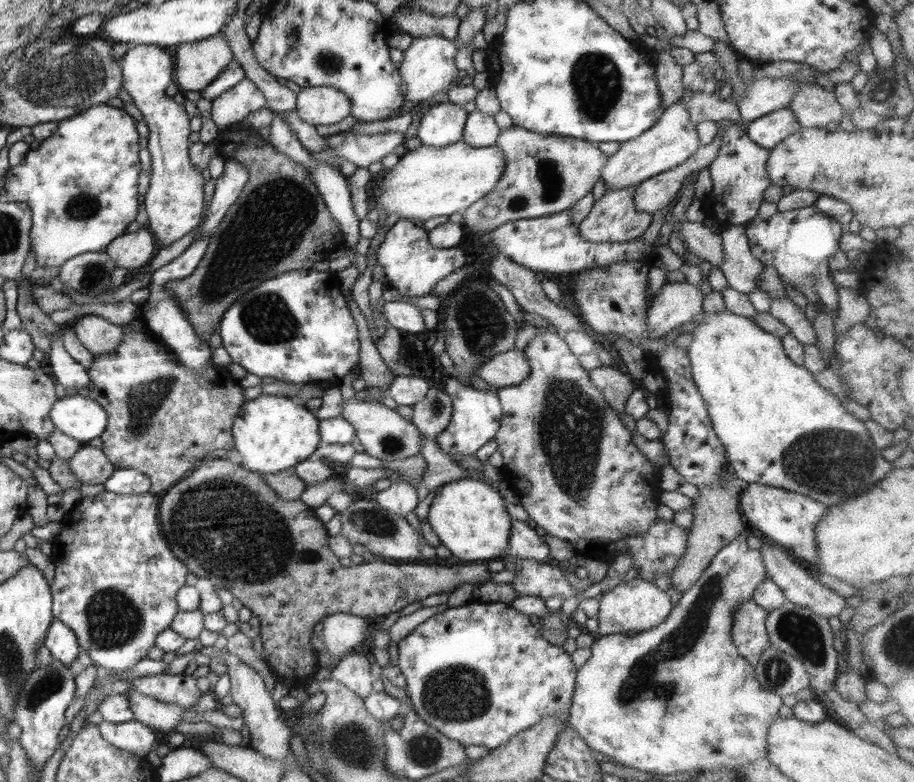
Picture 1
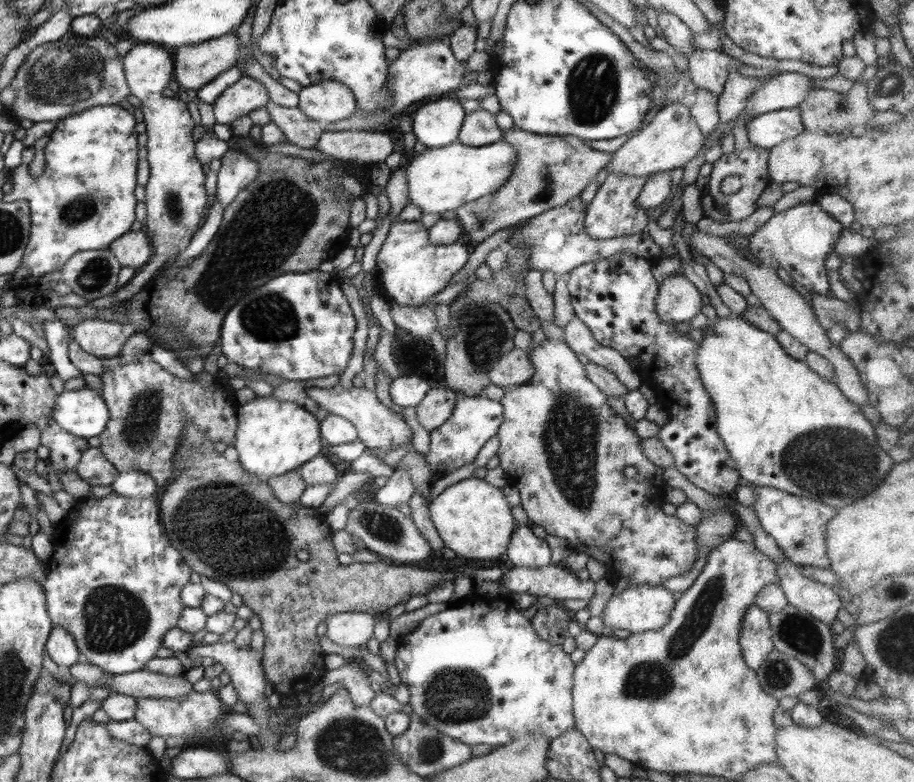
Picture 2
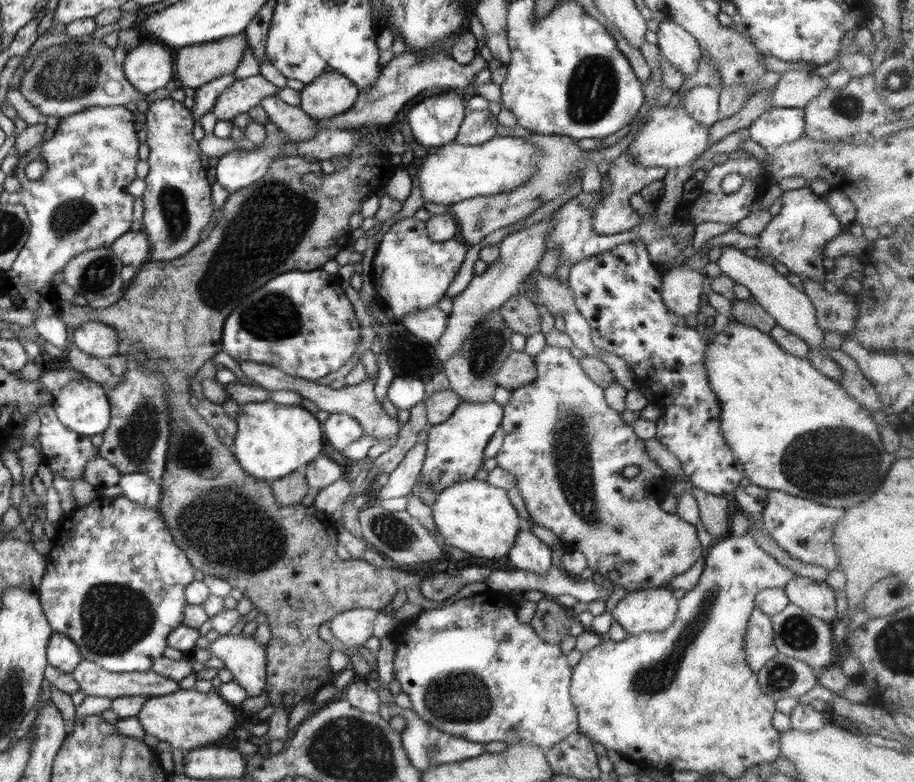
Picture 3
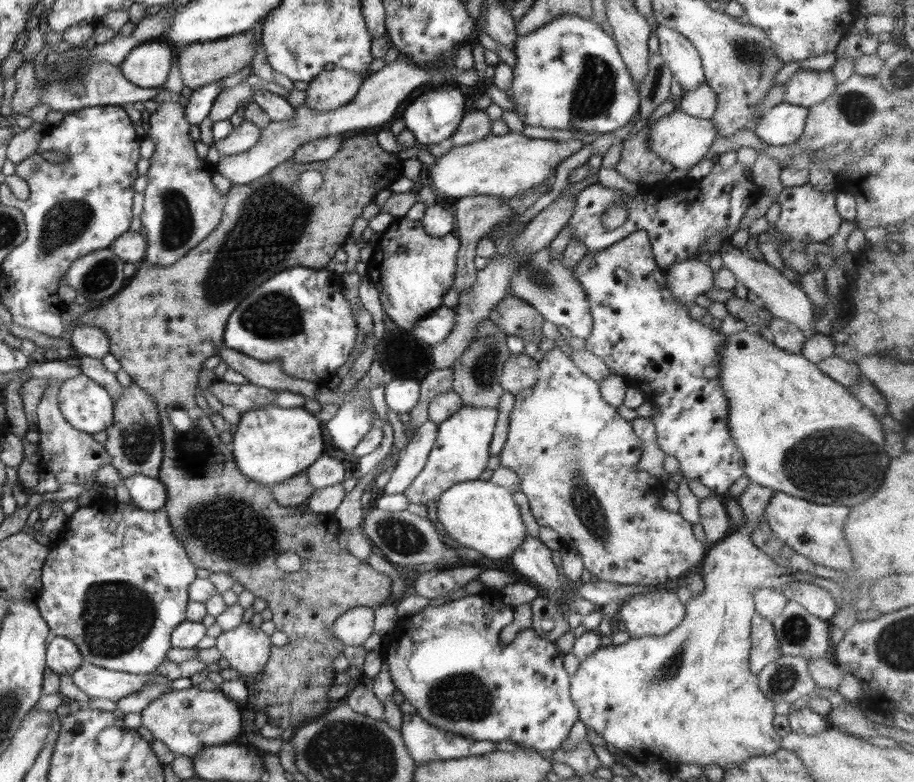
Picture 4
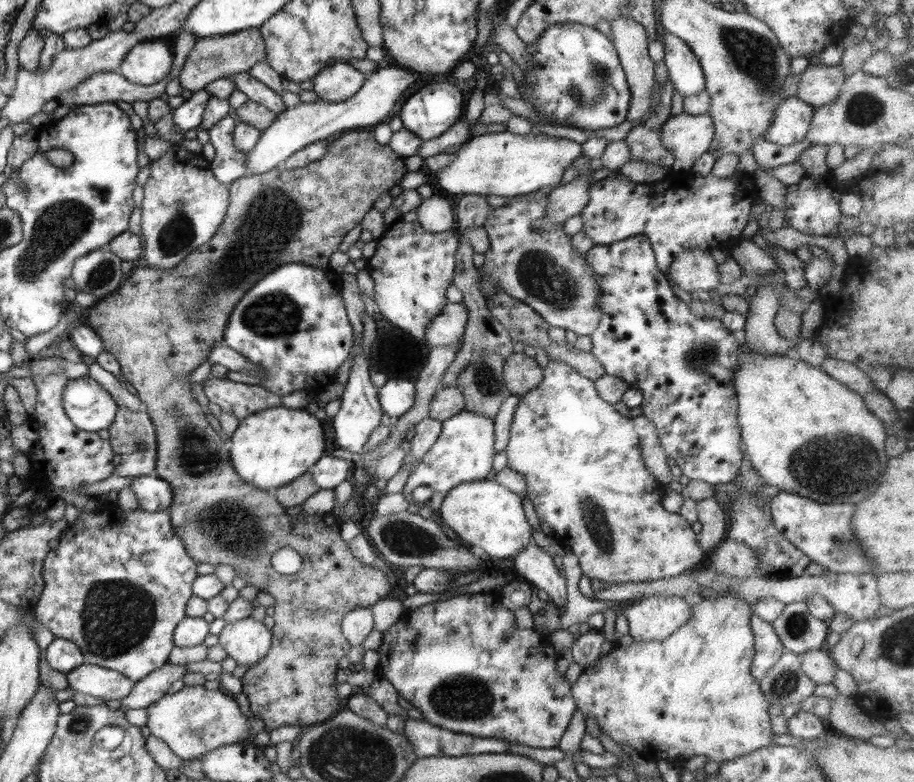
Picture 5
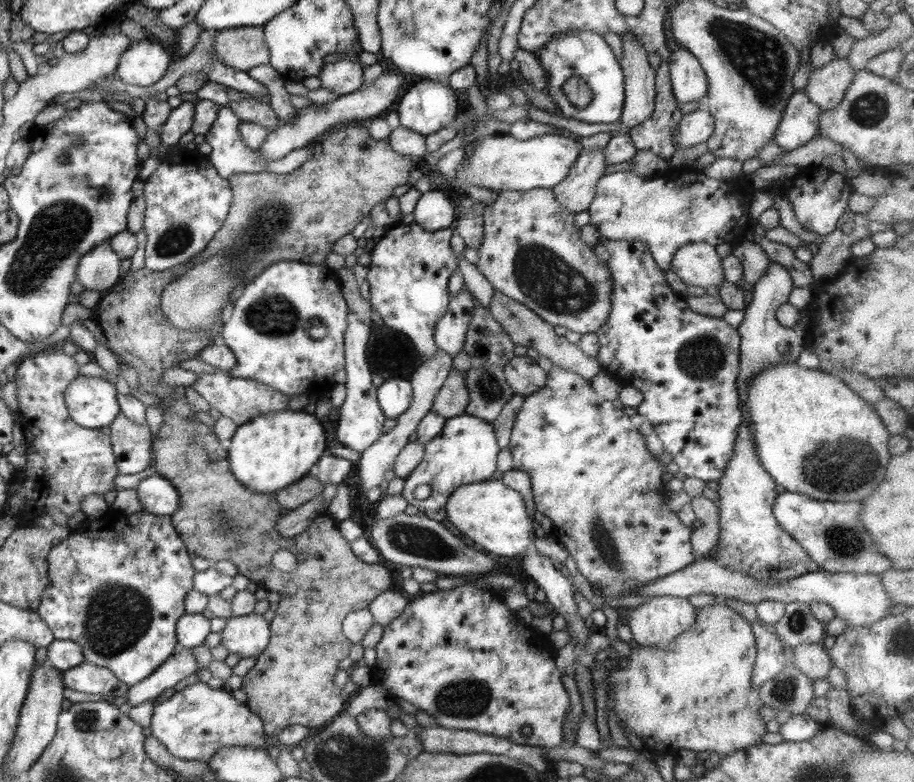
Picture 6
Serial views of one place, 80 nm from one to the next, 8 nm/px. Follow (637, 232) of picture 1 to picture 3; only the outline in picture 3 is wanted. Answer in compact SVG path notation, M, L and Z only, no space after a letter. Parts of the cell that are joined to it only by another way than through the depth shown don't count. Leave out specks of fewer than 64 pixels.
M623 151L622 154L610 164L608 177L610 181L612 181L612 185L610 185L608 189L601 191L603 195L601 196L599 204L596 205L593 214L592 228L594 228L594 232L598 232L600 236L622 234L622 232L632 230L636 224L640 224L640 214L630 205L630 197L632 194L640 192L651 182L663 180L668 171L666 168L644 168L644 166L640 166L640 164L636 164L636 162L632 160L630 152Z

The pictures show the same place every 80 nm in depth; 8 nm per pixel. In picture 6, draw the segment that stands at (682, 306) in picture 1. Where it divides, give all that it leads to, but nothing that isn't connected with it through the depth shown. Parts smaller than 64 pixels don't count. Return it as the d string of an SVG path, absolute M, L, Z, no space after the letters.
M706 242L680 246L674 253L671 269L688 286L719 286L725 281L716 247Z

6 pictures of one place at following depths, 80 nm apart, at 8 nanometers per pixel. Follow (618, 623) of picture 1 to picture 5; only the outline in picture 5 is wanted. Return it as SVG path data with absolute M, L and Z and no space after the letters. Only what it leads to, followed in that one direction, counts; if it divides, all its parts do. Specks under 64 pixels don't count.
M664 596L631 602L622 612L634 641L662 643L690 621L690 608L682 597Z

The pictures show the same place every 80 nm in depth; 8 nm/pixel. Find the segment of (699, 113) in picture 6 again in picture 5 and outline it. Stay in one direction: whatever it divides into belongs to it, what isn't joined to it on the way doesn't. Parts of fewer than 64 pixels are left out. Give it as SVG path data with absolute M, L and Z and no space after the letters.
M708 114L670 116L662 127L662 146L674 154L671 170L690 173L694 163L709 150L714 140L714 124Z

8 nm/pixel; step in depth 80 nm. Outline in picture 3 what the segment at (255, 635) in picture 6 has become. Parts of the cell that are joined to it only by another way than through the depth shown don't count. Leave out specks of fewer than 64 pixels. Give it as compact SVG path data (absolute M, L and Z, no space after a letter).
M221 635L206 650L222 660L224 668L230 670L234 681L243 686L248 697L260 695L266 684L267 660L264 644L254 636Z

